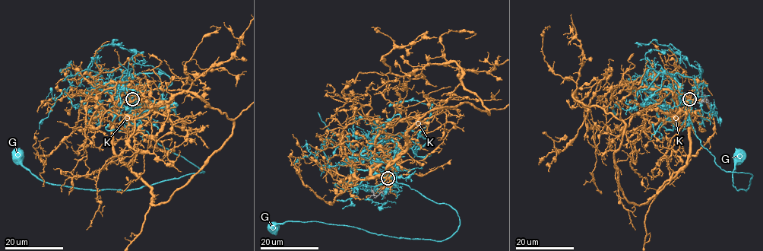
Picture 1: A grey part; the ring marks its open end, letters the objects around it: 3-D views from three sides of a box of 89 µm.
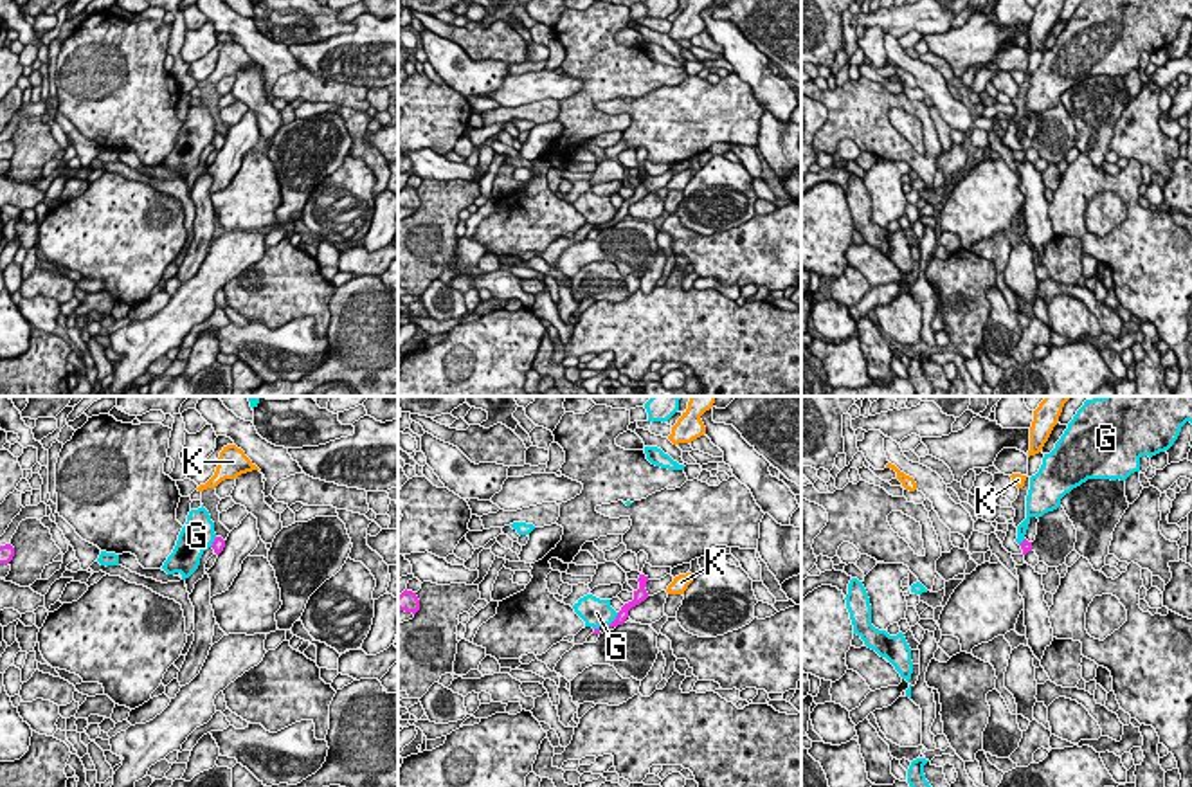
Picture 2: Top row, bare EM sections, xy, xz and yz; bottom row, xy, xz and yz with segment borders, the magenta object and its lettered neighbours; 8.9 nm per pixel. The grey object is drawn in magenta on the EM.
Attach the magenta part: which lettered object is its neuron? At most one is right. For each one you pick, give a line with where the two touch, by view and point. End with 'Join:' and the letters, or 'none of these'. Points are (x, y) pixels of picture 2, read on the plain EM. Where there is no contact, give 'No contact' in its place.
Join: none of these

